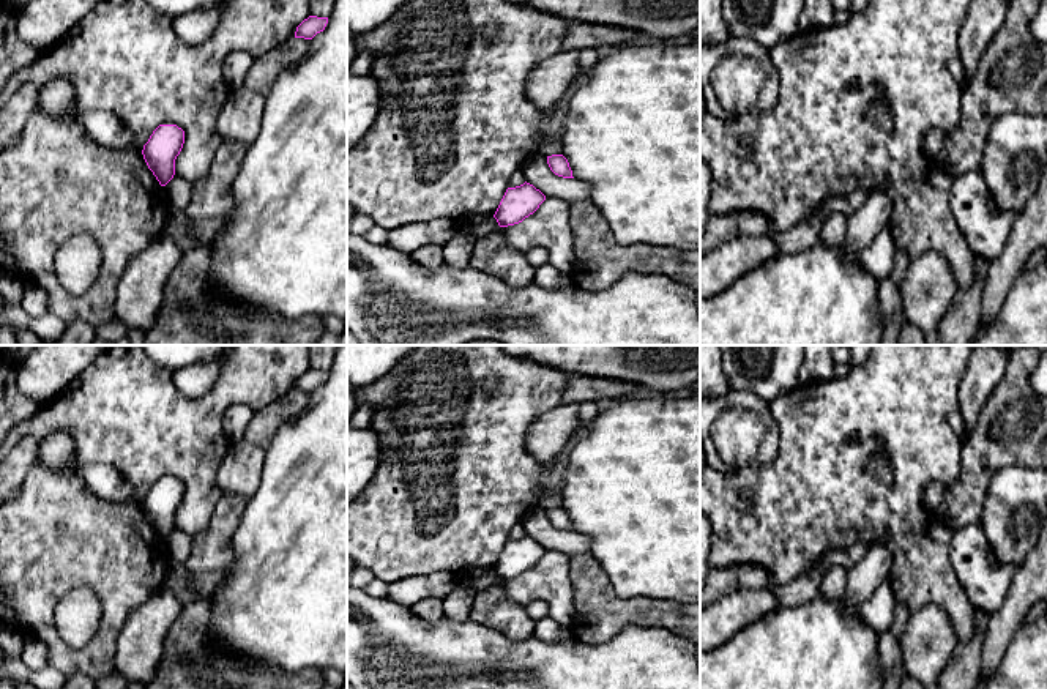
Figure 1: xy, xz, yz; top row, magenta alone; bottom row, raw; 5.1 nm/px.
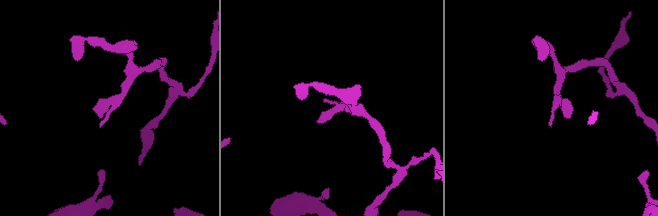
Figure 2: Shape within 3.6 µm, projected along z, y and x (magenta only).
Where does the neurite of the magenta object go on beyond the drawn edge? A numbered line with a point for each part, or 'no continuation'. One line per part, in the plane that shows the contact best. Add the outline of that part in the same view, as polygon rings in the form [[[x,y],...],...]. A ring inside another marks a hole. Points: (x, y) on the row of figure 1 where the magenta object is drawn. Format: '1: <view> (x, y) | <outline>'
no continuation

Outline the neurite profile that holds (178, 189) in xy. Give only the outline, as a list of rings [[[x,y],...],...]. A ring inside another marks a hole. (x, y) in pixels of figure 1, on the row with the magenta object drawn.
[[[173,175],[173,178],[164,186],[164,191],[172,208],[184,210],[191,200],[191,181],[180,175]]]

